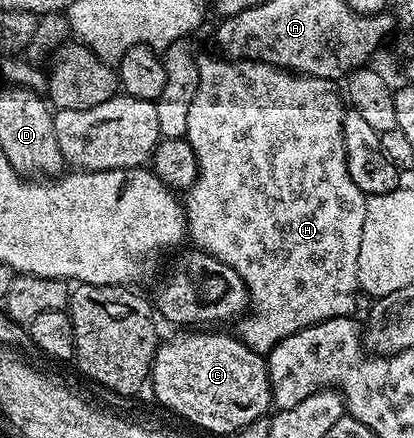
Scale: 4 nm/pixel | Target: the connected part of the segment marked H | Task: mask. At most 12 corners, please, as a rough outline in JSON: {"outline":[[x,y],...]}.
{"outline":[[199,59],[186,234],[266,353],[352,314],[332,80]]}

